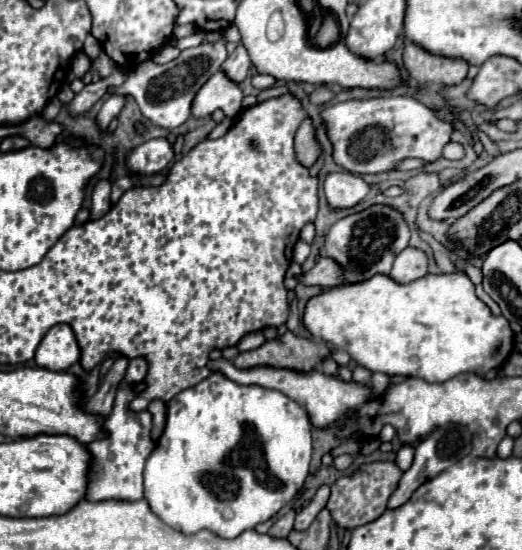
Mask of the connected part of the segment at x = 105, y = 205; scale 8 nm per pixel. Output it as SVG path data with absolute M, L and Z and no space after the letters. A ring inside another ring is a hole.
M98 181L92 193L92 211L90 219L102 217L110 209L110 183L108 181Z

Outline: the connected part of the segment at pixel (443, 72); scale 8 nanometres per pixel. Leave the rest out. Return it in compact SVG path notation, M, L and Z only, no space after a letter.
M406 43L404 69L420 85L430 85L430 83L456 85L466 77L468 63L464 59L434 55L416 43Z

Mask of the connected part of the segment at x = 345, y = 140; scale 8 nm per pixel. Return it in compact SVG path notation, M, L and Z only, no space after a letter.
M374 97L366 101L344 101L322 113L334 145L334 161L352 173L392 171L402 159L418 157L434 161L442 155L454 127L442 121L430 107L414 97Z

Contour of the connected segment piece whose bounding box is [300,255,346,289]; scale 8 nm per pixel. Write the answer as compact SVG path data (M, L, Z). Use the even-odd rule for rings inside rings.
M324 255L316 261L316 265L308 273L300 275L300 281L306 285L320 285L322 289L328 289L338 283L344 283L346 279L344 279L344 271L340 271L340 263Z

